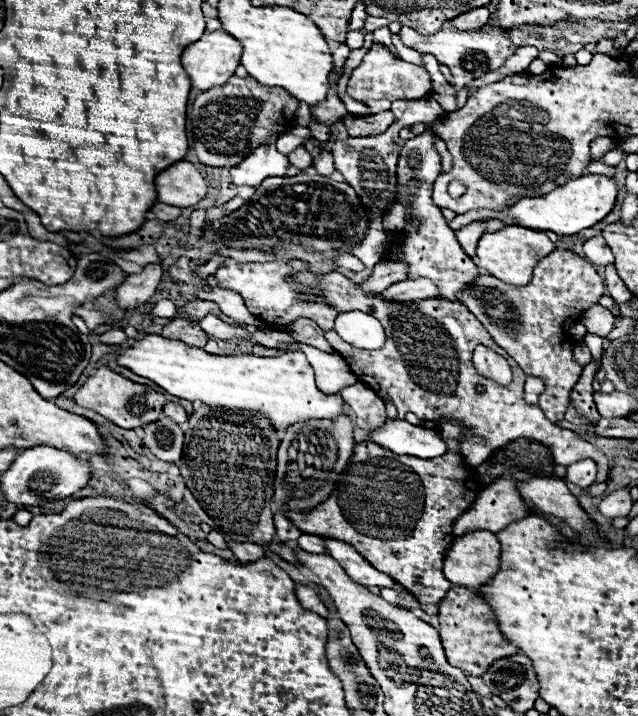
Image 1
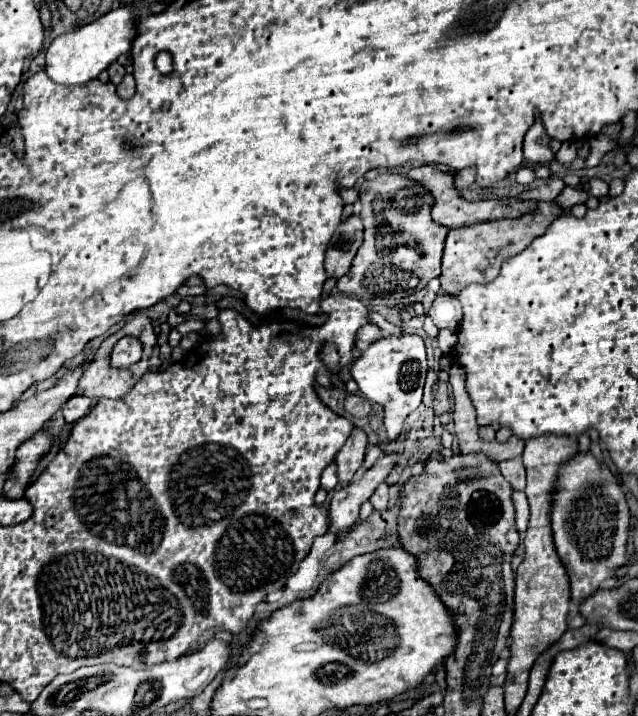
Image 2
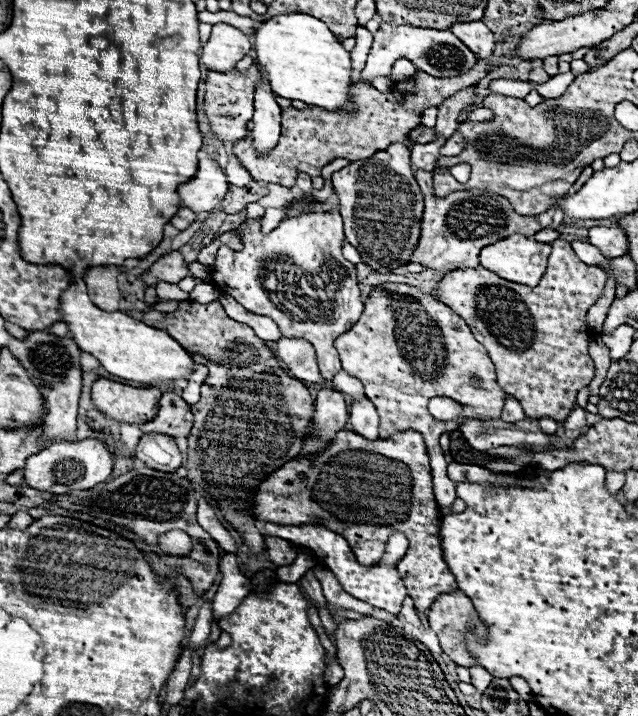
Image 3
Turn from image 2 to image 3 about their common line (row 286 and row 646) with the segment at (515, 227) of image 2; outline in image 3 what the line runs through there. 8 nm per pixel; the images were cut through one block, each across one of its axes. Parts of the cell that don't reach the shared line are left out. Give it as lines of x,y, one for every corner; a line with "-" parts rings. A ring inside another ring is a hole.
340,430
324,452
298,456
272,472
258,484
252,502
258,520
294,526
322,524
338,532
348,540
362,566
378,564
388,536
404,532
410,540
410,548
398,562
398,572
416,610
424,612
432,606
428,622
436,632
442,650
458,666
470,668
476,664
466,652
466,628
472,622
480,638
486,636
486,632
472,602
456,590
456,580
442,558
438,538
440,512
432,494
430,460
420,432
398,432
388,440
364,440
354,432

